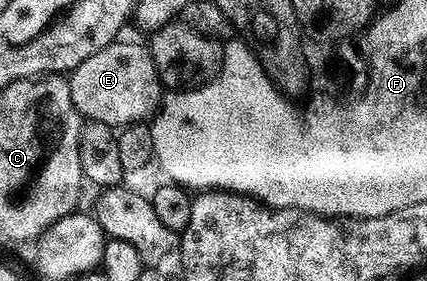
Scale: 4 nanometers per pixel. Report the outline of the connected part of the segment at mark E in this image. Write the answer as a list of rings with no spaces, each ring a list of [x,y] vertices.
[[[116,39],[101,47],[97,55],[89,55],[69,74],[71,98],[80,118],[122,127],[143,123],[158,110],[161,104],[159,72],[146,44]]]

